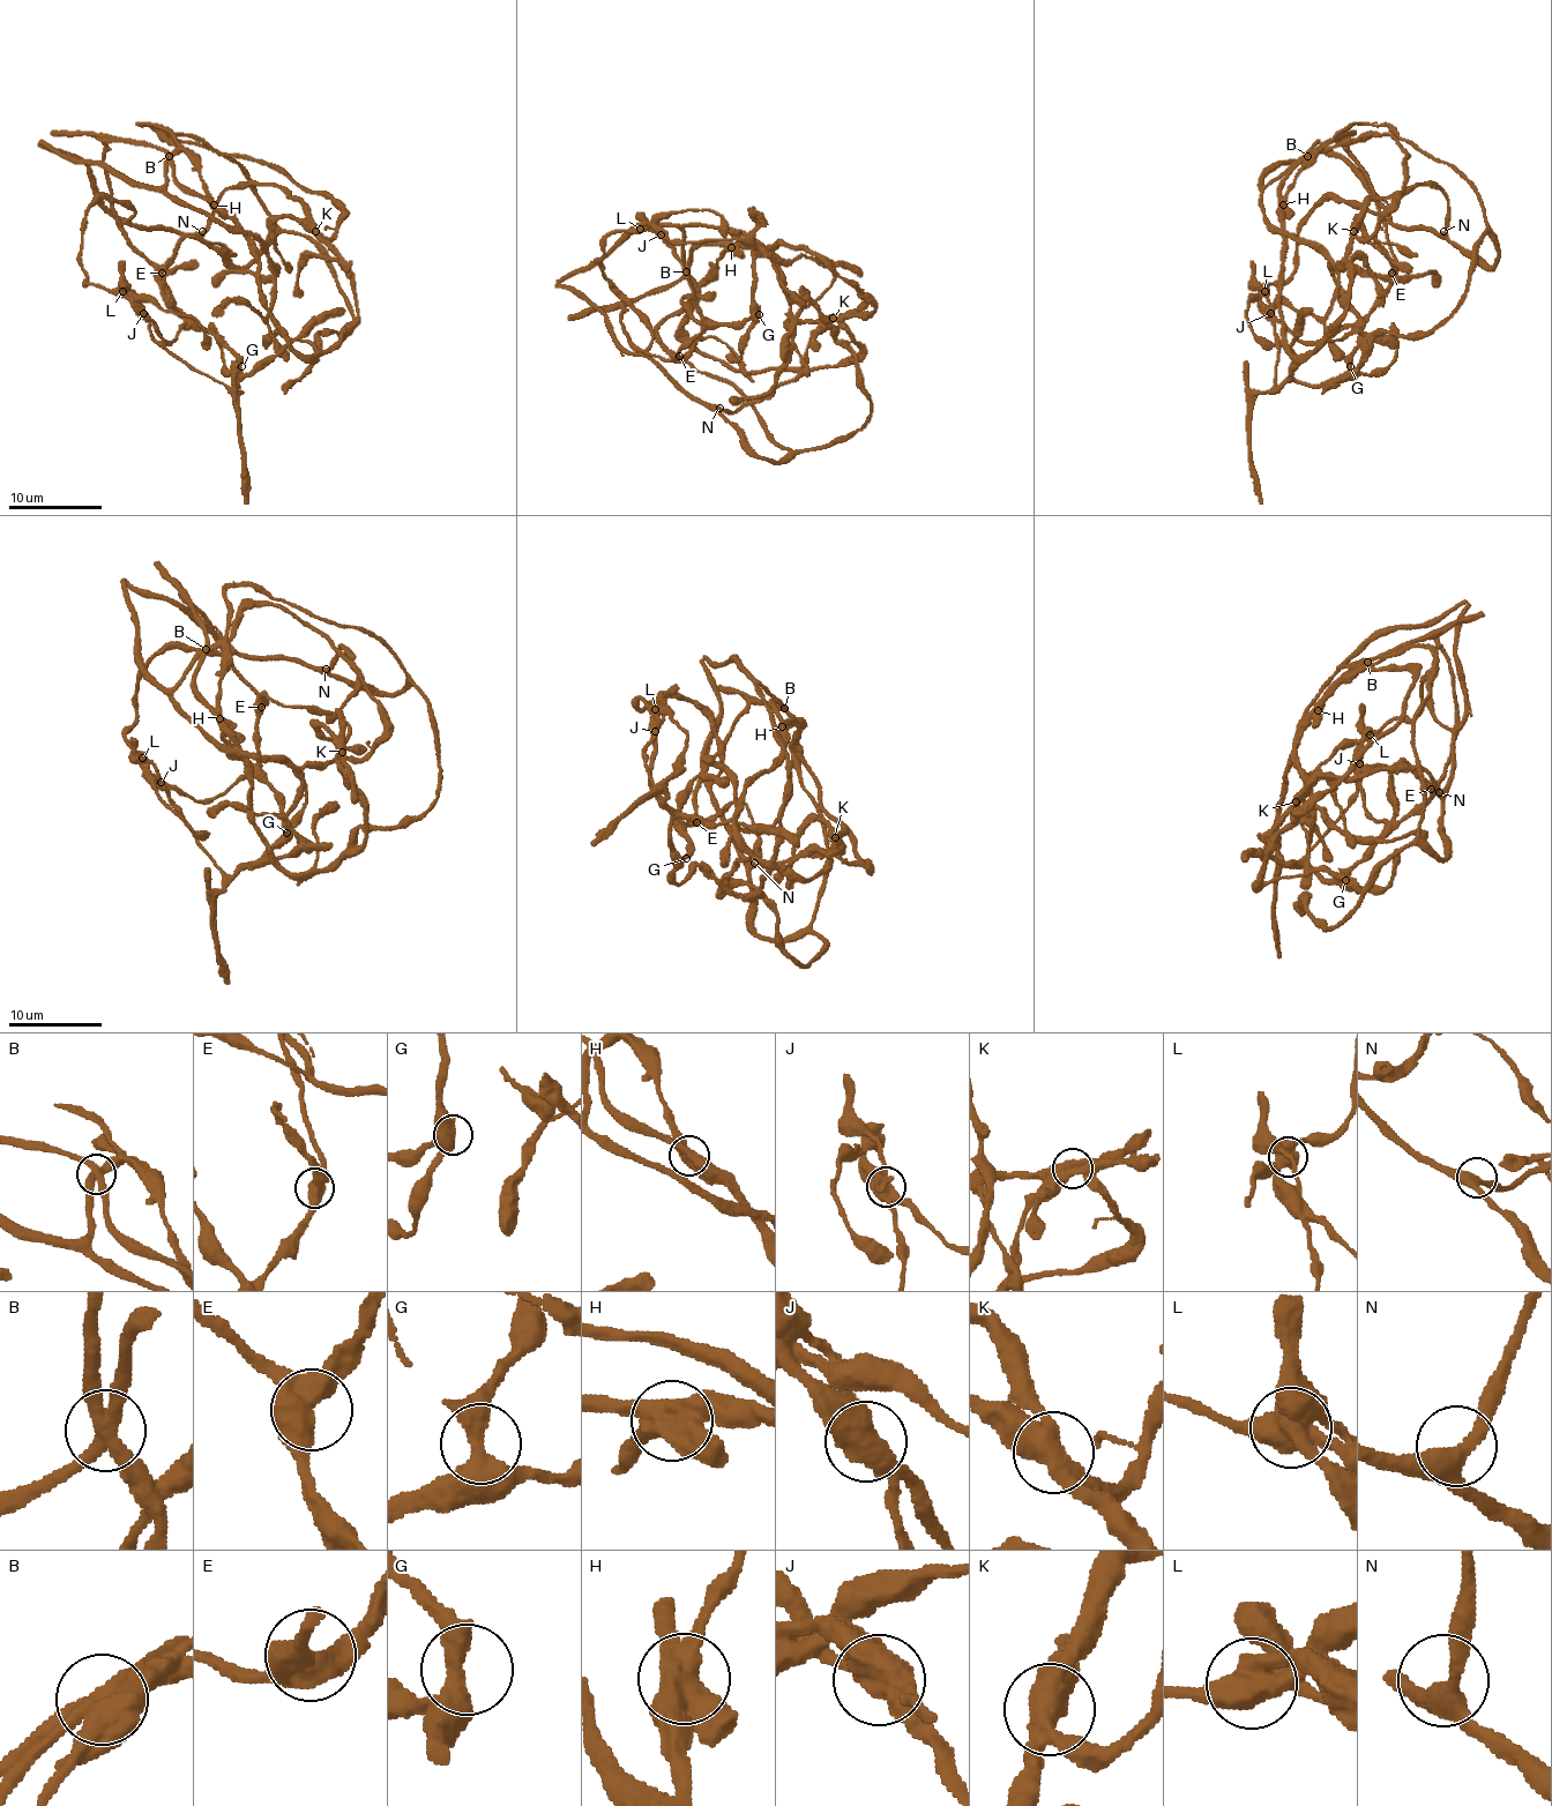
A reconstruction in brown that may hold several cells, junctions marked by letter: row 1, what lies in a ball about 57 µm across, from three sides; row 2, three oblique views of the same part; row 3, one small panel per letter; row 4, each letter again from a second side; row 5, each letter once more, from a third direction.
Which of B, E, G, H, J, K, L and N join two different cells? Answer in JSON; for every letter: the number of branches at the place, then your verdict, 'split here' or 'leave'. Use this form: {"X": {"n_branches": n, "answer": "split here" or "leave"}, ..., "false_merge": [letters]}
{"B": {"n_branches": 3, "answer": "split here"}, "E": {"n_branches": 3, "answer": "leave"}, "G": {"n_branches": 3, "answer": "leave"}, "H": {"n_branches": 3, "answer": "split here"}, "J": {"n_branches": 3, "answer": "split here"}, "K": {"n_branches": 3, "answer": "split here"}, "L": {"n_branches": 4, "answer": "split here"}, "N": {"n_branches": 3, "answer": "leave"}, "false_merge": ["B", "H", "J", "K", "L"]}

